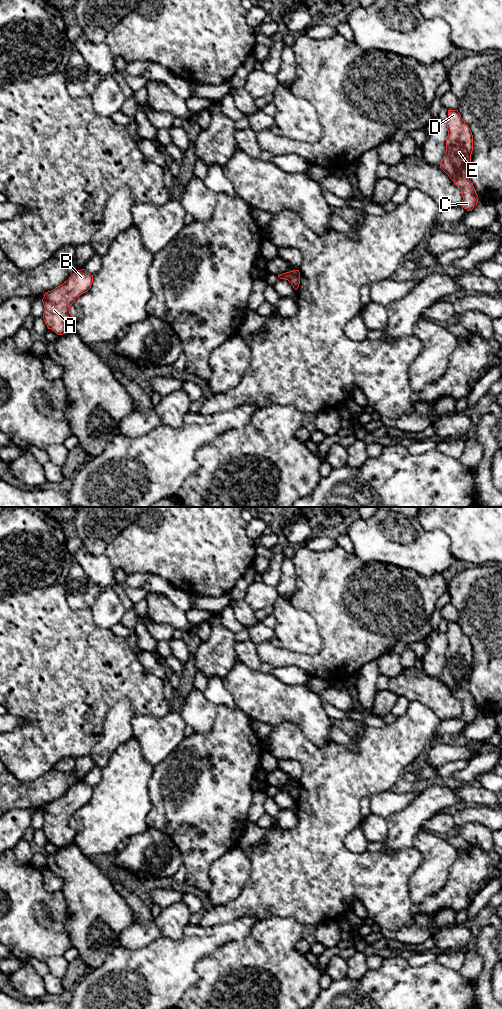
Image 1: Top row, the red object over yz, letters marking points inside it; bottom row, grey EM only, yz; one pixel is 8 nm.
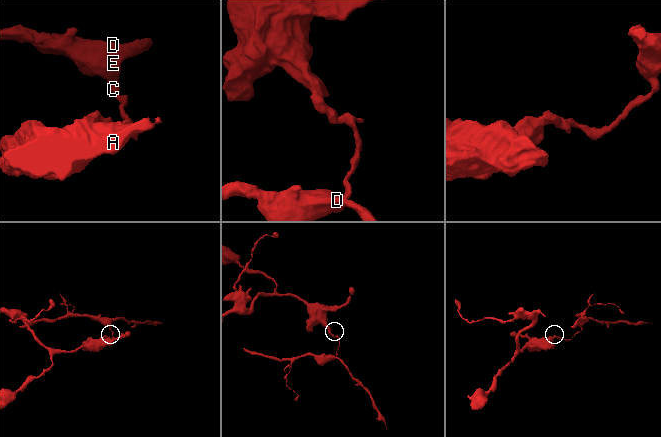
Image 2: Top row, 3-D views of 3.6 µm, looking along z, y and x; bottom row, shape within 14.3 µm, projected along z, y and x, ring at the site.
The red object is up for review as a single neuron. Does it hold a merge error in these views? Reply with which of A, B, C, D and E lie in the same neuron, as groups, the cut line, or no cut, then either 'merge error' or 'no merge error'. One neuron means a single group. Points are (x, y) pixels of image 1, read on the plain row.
groups A B / C D E; cut yz (299, 788), (293, 788), (288, 792); merge error

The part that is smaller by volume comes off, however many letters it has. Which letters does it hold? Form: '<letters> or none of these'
C, D, E

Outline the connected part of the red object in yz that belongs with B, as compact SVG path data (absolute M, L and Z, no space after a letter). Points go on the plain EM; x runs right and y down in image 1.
M85 781L73 785L67 793L44 806L42 811L45 823L43 831L57 847L74 842L76 831L70 826L75 812L87 804L93 795L93 787Z

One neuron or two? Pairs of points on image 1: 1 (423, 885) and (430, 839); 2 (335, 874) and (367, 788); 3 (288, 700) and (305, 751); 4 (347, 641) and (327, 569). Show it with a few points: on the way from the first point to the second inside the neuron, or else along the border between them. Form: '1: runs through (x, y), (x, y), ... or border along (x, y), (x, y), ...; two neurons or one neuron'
1: runs through (431, 874), (431, 850); one neuron
2: runs through (335, 852), (335, 817), (345, 807); one neuron
3: border along (275, 725), (291, 721), (312, 742); two neurons
4: runs through (347, 623), (340, 592), (335, 587); one neuron

